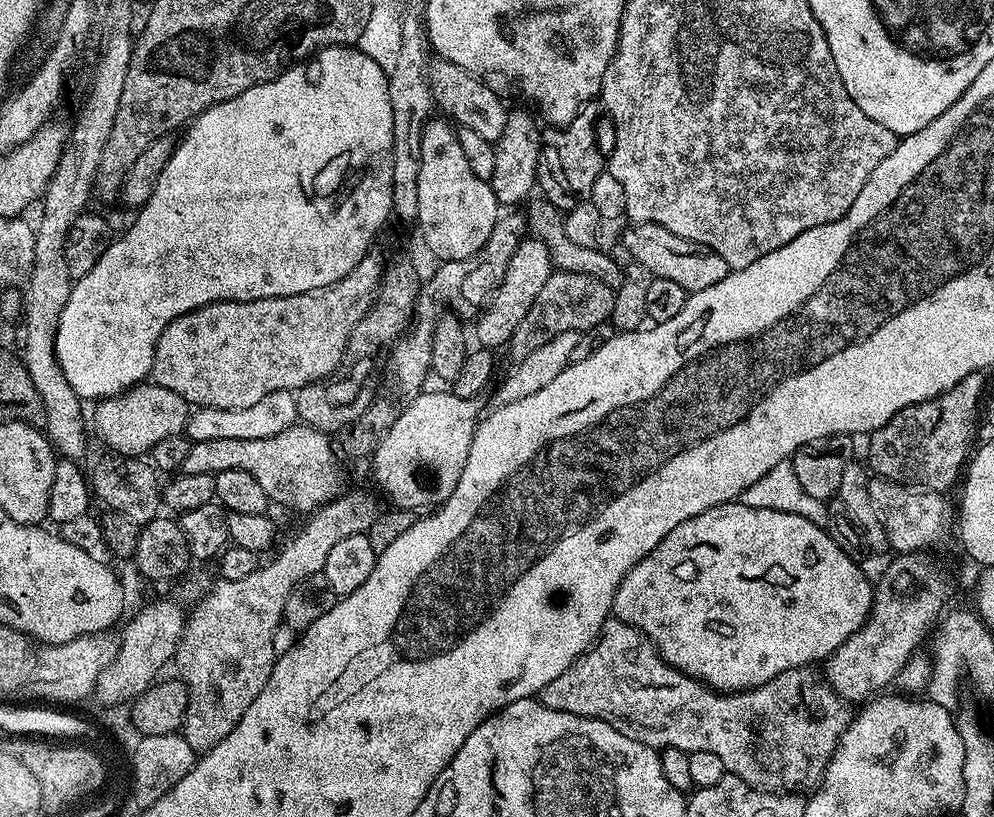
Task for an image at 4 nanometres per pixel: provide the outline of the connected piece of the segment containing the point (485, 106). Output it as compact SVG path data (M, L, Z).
M439 58L431 61L428 81L432 87L435 107L439 110L441 108L445 112L441 112L445 117L451 118L460 128L474 130L474 134L486 140L495 142L502 138L502 132L506 130L509 109L504 108L503 102L500 101L503 100L501 93L495 92L489 84L485 84L473 72L467 72L462 66Z

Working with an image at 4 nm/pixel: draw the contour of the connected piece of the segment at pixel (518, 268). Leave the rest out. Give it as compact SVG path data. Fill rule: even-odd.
M526 238L514 250L514 258L508 267L508 273L504 276L504 283L496 291L490 303L479 313L480 321L476 324L476 336L479 343L489 350L503 349L508 343L508 339L518 330L518 322L526 318L526 310L534 306L534 298L542 291L542 286L546 283L546 278L554 270L552 255L550 250L535 238Z

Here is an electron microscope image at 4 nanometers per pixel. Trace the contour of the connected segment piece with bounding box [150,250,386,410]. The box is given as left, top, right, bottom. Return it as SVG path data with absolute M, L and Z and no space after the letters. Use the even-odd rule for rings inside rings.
M372 250L369 251L367 256L362 258L362 262L358 262L358 266L354 270L350 270L350 274L346 274L346 278L342 278L330 286L318 286L318 290L306 290L302 294L294 294L293 296L271 296L270 298L251 300L250 302L234 302L233 300L230 302L218 302L217 304L207 304L206 307L199 308L193 312L187 312L185 316L180 316L174 322L170 322L166 326L166 330L162 330L154 350L154 362L150 373L151 379L158 386L166 387L168 390L175 392L175 394L181 395L190 406L238 410L246 406L254 406L254 402L260 401L261 398L266 398L266 394L270 394L274 390L291 392L301 388L304 384L312 384L315 380L331 377L339 366L340 361L343 360L345 352L348 351L348 339L354 330L354 326L358 326L358 322L372 308L376 292L380 289L380 278L384 273L385 263L385 257L383 255L380 257L376 250Z

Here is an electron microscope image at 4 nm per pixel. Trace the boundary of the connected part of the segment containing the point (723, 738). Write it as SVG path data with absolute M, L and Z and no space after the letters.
M609 618L602 626L600 637L596 643L574 661L569 668L562 670L562 674L558 674L558 678L554 678L554 682L550 682L550 686L546 686L538 693L538 699L541 704L550 706L550 710L562 710L570 714L578 714L586 718L594 718L606 722L610 726L614 726L614 730L618 730L618 734L626 734L626 738L634 738L634 742L642 742L646 746L657 750L665 748L677 748L683 752L697 752L698 750L706 750L710 754L718 754L718 758L722 758L722 766L725 773L730 776L737 776L746 782L752 788L757 788L759 792L775 792L777 794L808 794L813 791L823 781L824 772L828 768L836 749L840 746L840 739L843 738L845 730L854 719L854 712L848 708L849 701L836 692L835 688L828 682L823 675L816 673L817 669L812 666L803 668L791 668L782 674L778 674L774 678L770 678L770 682L766 682L757 688L746 688L742 692L722 692L715 688L709 688L702 680L697 680L695 676L688 676L685 672L680 672L673 664L665 660L660 655L656 645L639 632L634 626L630 626L626 622L615 618Z

